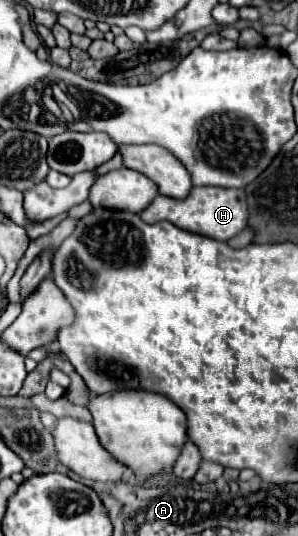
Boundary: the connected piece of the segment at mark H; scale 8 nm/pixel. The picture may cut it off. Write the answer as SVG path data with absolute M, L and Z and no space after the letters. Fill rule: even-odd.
M194 187L186 199L172 199L158 195L150 207L146 207L140 217L146 223L170 221L184 231L206 235L218 241L228 241L236 237L248 225L248 203L242 189L224 189L224 187Z

